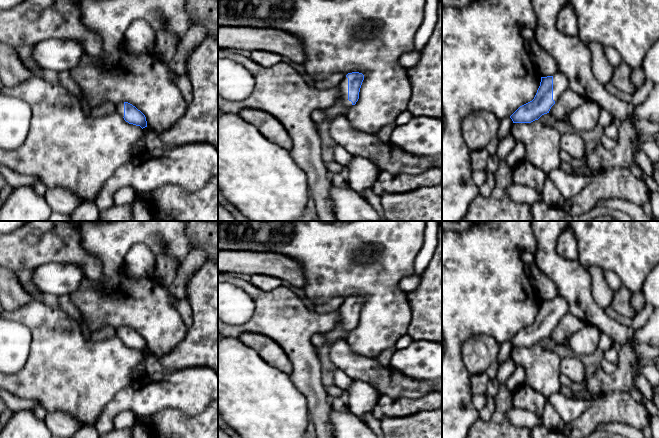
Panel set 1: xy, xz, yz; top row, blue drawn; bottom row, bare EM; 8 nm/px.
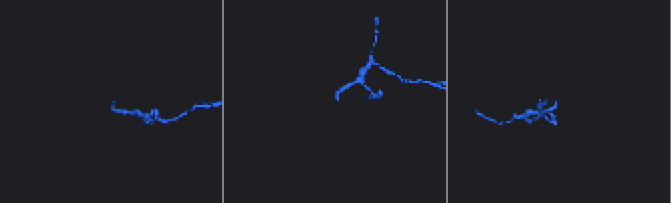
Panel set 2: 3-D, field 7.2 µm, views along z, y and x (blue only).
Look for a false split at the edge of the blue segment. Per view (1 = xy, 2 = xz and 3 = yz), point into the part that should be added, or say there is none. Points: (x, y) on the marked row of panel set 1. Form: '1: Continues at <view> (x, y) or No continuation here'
1: Continues at xy (119, 107)
2: Continues at xz (343, 85)
3: Continues at yz (560, 82)

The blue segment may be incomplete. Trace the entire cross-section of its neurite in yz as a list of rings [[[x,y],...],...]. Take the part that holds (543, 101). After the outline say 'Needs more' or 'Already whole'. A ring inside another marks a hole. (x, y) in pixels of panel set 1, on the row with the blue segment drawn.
[[[557,72],[553,76],[541,77],[534,99],[520,106],[511,116],[513,123],[531,123],[549,113],[560,95],[569,89],[567,77]]]. Needs more

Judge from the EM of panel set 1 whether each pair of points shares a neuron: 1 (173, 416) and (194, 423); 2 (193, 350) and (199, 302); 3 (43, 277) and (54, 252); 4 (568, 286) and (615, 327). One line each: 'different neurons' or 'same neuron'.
1: same neuron
2: same neuron
3: different neurons
4: same neuron

